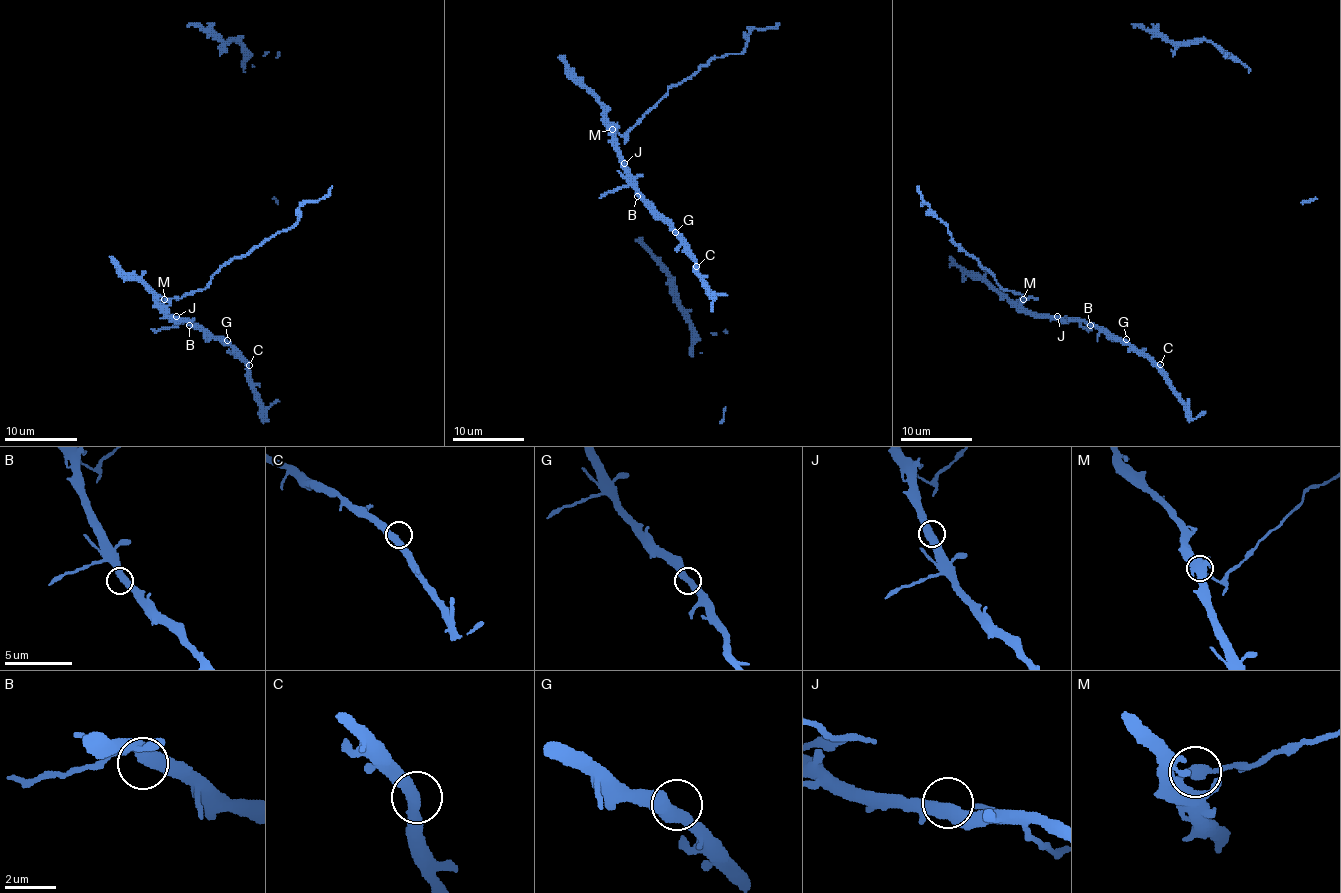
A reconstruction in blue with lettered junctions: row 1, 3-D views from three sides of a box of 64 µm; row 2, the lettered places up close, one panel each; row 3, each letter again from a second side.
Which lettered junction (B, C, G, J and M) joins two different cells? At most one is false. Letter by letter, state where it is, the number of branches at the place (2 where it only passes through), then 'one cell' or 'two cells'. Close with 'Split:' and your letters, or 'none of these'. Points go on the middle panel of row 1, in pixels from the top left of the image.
B: place (637, 196); branches 2; one cell
C: place (696, 266); branches 2; one cell
G: place (675, 232); branches 2; one cell
J: place (624, 163); branches 2; one cell
M: place (612, 129); branches 2; two cells
Split: M

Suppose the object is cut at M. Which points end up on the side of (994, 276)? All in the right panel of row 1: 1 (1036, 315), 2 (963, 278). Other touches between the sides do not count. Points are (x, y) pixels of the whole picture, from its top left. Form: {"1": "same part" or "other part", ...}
{"1": "other part", "2": "other part"}

